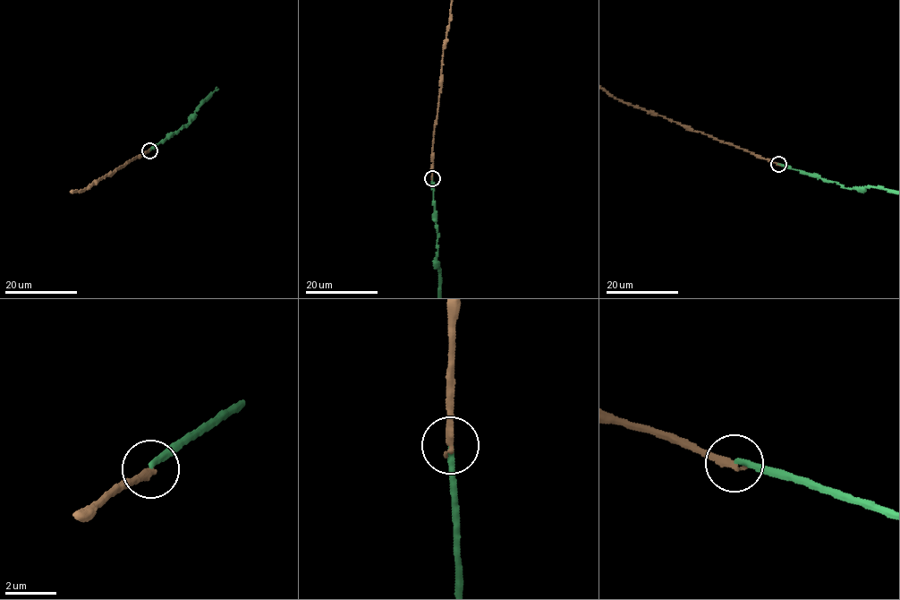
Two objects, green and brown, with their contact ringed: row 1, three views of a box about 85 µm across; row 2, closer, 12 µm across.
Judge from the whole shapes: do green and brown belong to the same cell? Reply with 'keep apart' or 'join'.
keep apart

